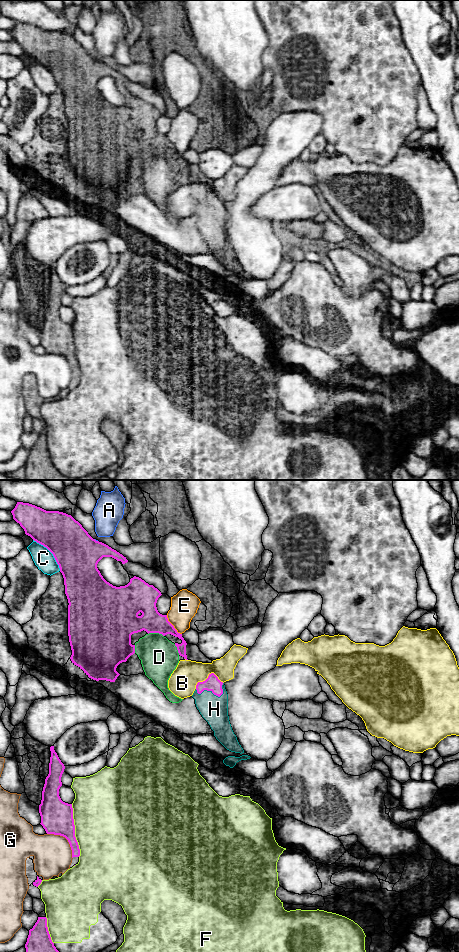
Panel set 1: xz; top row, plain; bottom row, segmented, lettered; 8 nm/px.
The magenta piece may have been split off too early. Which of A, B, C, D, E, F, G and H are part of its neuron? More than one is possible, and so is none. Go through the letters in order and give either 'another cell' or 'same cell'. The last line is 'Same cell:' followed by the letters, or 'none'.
A: another cell
B: another cell
C: another cell
D: another cell
E: another cell
F: another cell
G: another cell
H: same cell
Same cell: H

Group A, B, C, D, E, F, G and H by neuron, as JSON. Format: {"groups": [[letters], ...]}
{"groups": [["A"], ["B"], ["C"], ["D"], ["E"], ["F"], ["G"], ["H"]]}

